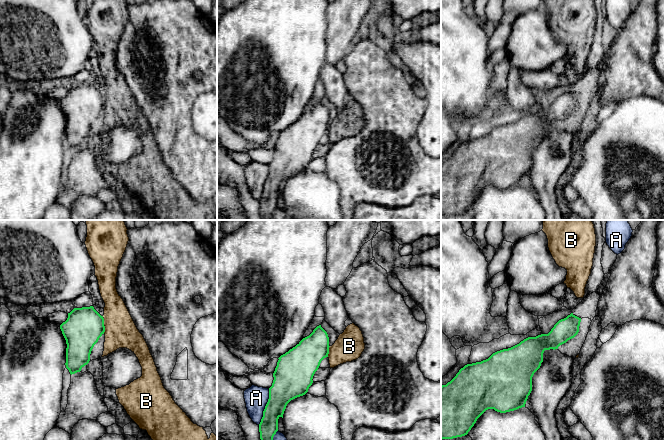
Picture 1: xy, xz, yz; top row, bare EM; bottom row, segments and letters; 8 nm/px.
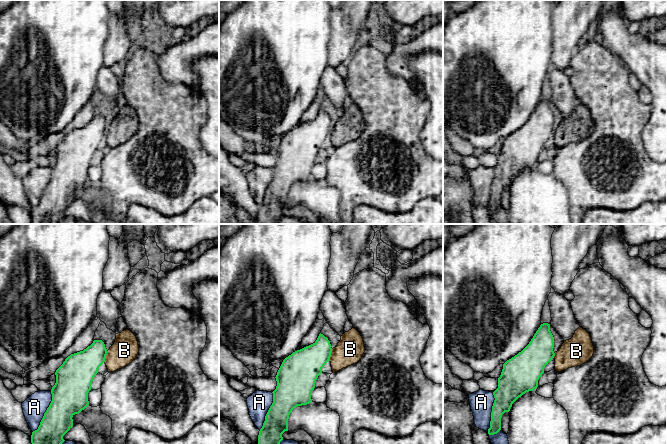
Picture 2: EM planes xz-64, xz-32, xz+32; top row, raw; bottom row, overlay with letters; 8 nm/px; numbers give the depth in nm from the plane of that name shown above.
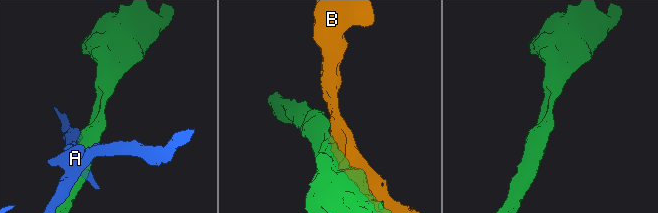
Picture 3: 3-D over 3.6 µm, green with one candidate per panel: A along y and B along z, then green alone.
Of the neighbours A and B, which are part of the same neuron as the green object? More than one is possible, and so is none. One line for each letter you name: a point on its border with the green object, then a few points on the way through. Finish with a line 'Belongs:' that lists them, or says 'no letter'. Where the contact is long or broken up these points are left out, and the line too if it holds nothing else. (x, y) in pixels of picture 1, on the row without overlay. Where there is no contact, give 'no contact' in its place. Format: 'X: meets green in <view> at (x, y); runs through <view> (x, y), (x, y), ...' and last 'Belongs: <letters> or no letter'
Belongs: no letter

